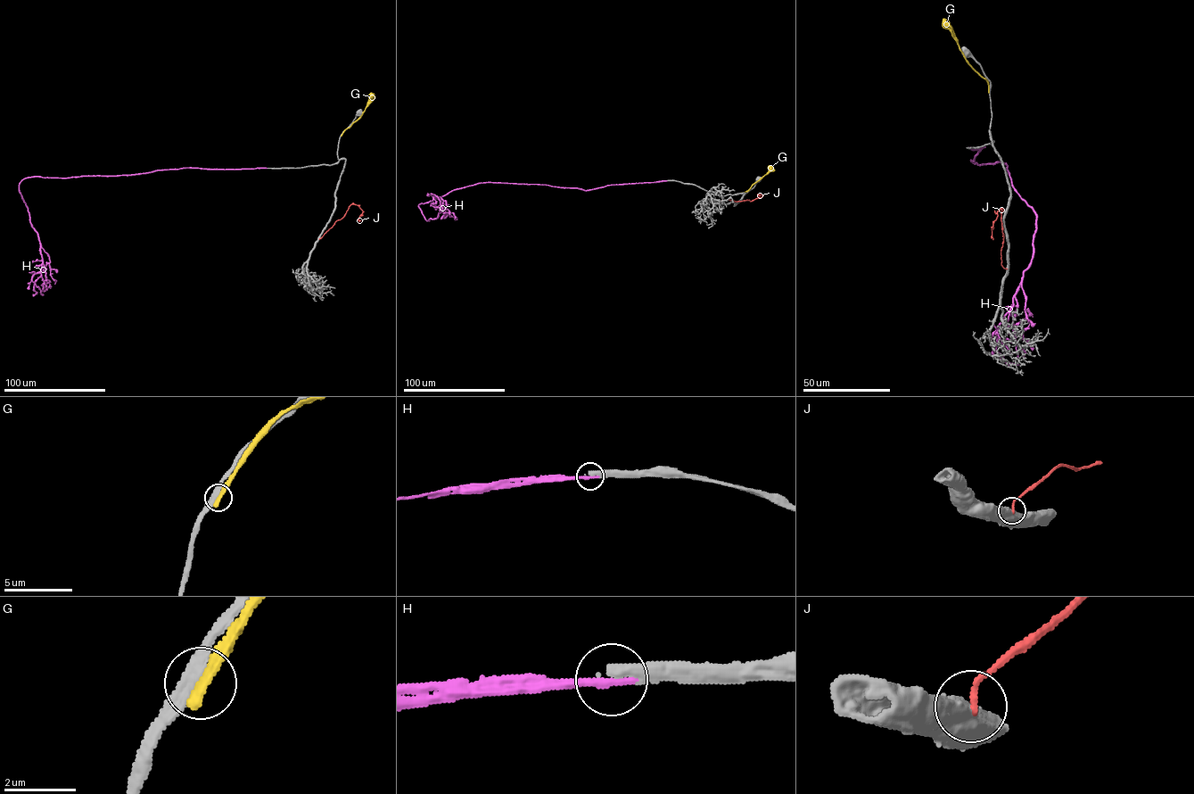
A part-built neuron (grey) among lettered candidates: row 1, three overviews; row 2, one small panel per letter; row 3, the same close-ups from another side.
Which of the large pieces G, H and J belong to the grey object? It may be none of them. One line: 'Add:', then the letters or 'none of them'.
Add: H

